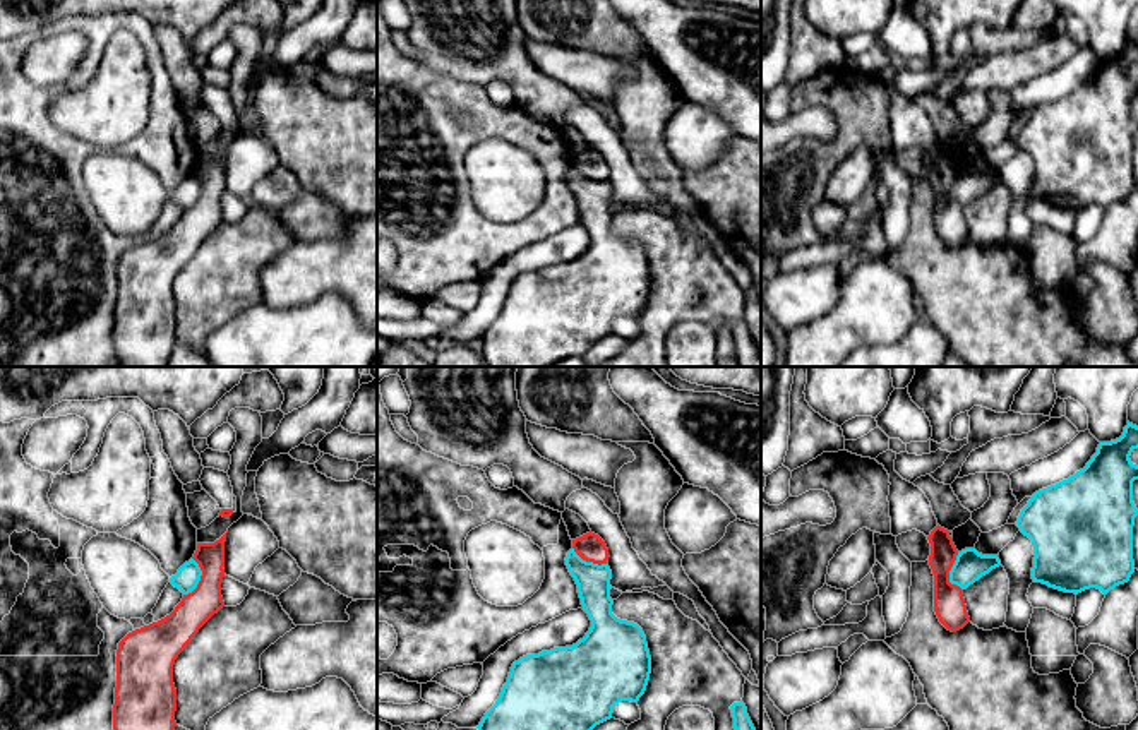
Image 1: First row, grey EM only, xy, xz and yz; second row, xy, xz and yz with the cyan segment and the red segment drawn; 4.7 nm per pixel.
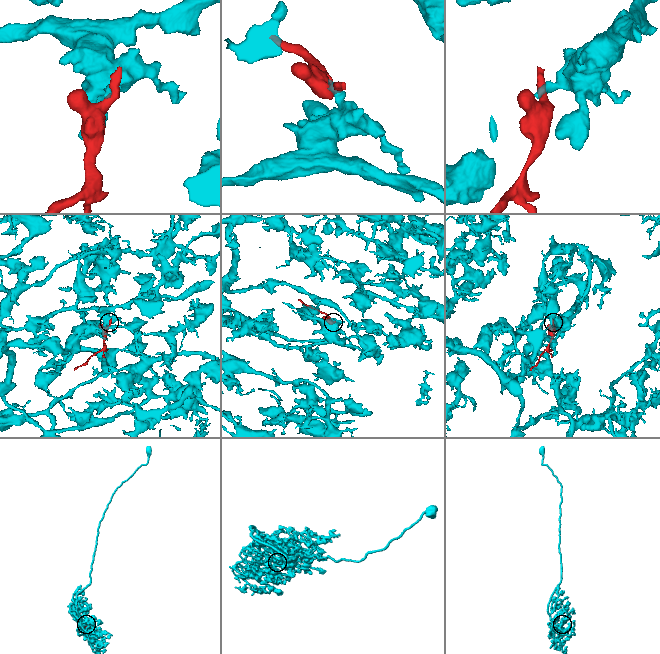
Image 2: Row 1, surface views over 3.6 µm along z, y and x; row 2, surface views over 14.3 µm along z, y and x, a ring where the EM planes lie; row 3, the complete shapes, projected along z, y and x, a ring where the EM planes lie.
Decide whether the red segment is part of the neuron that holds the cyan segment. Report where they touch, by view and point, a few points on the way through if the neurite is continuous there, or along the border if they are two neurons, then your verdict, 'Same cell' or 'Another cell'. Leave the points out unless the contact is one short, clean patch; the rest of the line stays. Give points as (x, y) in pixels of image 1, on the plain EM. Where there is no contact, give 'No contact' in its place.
Touches cyan at yz (950, 189). Boundary: yz (958, 168), (950, 187), (950, 197), (962, 206). Another cell

